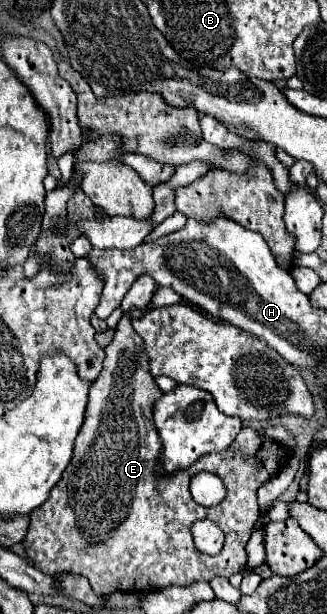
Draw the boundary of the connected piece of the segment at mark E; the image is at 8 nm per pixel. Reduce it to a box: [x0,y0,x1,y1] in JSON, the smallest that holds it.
[23,313,291,595]

